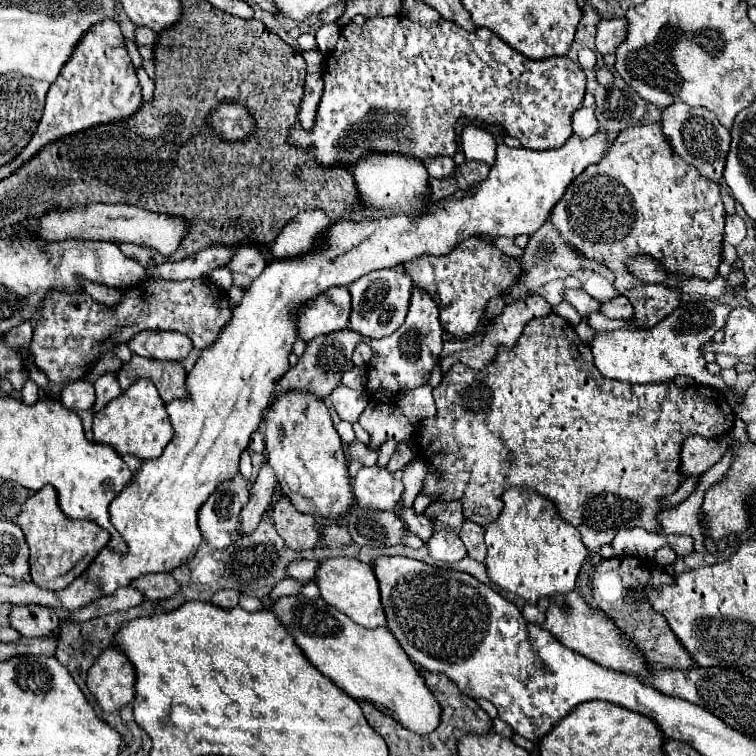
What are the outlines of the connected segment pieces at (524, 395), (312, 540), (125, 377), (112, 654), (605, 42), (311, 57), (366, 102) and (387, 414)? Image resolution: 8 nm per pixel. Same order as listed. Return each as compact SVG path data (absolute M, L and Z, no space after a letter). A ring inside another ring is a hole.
M548 314L544 318L534 318L532 322L526 324L518 344L508 352L508 350L500 350L496 354L496 358L484 368L484 370L472 370L464 364L454 364L448 374L444 374L442 382L434 388L434 402L436 402L436 418L422 422L416 442L422 448L422 456L428 464L436 466L436 472L430 472L422 492L424 494L438 494L440 502L450 502L450 500L460 500L464 506L464 518L482 526L488 526L490 522L494 522L502 510L502 500L500 496L504 494L506 488L510 486L518 486L518 488L526 488L526 490L534 490L542 496L546 496L548 500L552 500L560 512L562 518L566 518L566 522L570 522L582 536L584 546L590 552L598 552L602 546L610 544L616 536L618 530L624 528L644 528L648 532L662 532L660 522L658 522L658 514L662 510L666 510L664 506L660 506L660 500L672 496L682 482L680 476L680 450L682 450L682 442L688 436L704 436L704 438L720 438L724 434L728 434L734 426L734 412L732 406L726 400L726 394L722 394L716 388L710 386L700 386L700 384L688 384L688 386L676 386L664 382L660 386L632 386L626 382L616 382L610 378L604 378L594 362L592 362L592 352L588 348L586 342L582 342L578 338L578 334L574 332L574 328L560 316L556 314Z
M280 498L272 510L272 520L278 534L294 550L314 548L318 544L320 524L318 518L298 512L288 498Z
M136 358L118 372L120 388L126 390L130 384L134 384L140 378L148 378L156 384L158 392L162 394L164 402L172 402L176 398L188 398L186 388L186 370L180 362L164 362L164 360L146 360Z
M118 646L102 650L88 670L88 688L104 712L116 712L134 700L136 670Z
M612 18L602 20L598 24L596 32L596 48L600 54L614 54L616 48L624 42L628 32L628 20L626 18Z
M308 50L308 52L302 52L304 60L306 60L306 72L308 74L314 74L314 72L322 72L322 62L324 62L324 56L318 52L318 50Z
M400 14L374 16L368 18L364 26L356 26L354 22L344 26L336 48L338 50L326 58L322 74L324 92L314 126L304 130L296 124L288 132L288 142L308 150L316 164L324 168L352 168L372 152L402 154L420 162L434 156L452 158L458 152L456 124L460 120L500 126L508 136L518 138L520 144L530 150L560 148L572 136L572 114L580 108L586 92L586 76L568 56L528 60L488 28L466 32L448 20L424 26Z
M368 404L366 410L358 418L360 426L370 434L366 444L368 450L378 450L386 440L408 440L412 436L412 426L400 414L398 406L384 406L384 404Z

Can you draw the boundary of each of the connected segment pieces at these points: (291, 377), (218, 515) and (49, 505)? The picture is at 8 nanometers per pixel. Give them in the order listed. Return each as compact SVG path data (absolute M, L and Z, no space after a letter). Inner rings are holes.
M344 328L338 332L330 332L328 336L318 336L312 342L306 344L304 354L300 356L298 364L292 366L284 378L276 384L276 392L292 392L292 390L300 390L300 392L310 392L320 400L326 400L334 388L340 386L342 374L348 372L354 364L352 364L352 352L356 348L356 344L362 338L356 338L356 334L352 334L352 330Z
M238 474L234 482L222 482L202 504L198 524L204 540L214 548L228 548L240 536L240 510L248 504L248 482Z
M44 486L44 490L32 494L24 502L16 524L22 528L30 548L32 582L46 590L66 588L110 542L110 534L100 526L92 526L92 522L68 522L68 518L64 518L64 514L60 514L60 508L56 506L56 492L52 490L52 486Z

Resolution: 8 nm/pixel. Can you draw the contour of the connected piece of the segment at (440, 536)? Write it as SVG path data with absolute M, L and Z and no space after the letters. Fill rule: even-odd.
M438 530L430 536L430 540L426 542L428 546L428 554L434 560L442 560L442 562L458 562L466 556L464 544L458 538L458 534L454 530Z

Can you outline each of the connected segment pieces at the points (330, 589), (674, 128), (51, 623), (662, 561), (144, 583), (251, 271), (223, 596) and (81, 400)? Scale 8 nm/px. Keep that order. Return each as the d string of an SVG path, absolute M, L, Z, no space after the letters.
M324 558L314 576L316 586L320 588L320 596L328 606L334 606L348 618L352 618L356 624L364 628L376 628L384 626L384 612L380 606L380 592L378 582L372 574L372 566L364 564L356 558Z
M676 102L662 112L662 130L672 146L672 150L690 166L694 166L702 176L722 182L722 172L726 164L726 156L730 150L730 130L724 128L718 118L706 108L690 108L684 102Z
M14 606L10 612L10 626L16 628L22 636L50 638L60 624L60 616L52 608L44 606Z
M668 546L660 548L660 550L656 552L656 556L654 556L654 562L656 562L658 566L670 566L670 564L674 564L674 560L676 560L676 552L674 552L672 548L668 548Z
M144 574L136 582L132 582L132 586L146 594L148 600L172 598L180 590L180 584L170 574Z
M242 246L232 256L232 260L226 264L226 268L230 272L244 272L250 278L256 278L266 268L266 260L262 258L262 254L260 254L260 250L256 246Z
M220 590L212 596L212 604L220 606L220 608L234 608L234 606L238 606L238 598L240 598L240 592L236 592L236 590Z
M88 380L72 382L62 390L62 406L68 410L90 410L94 406L94 400L94 384Z

